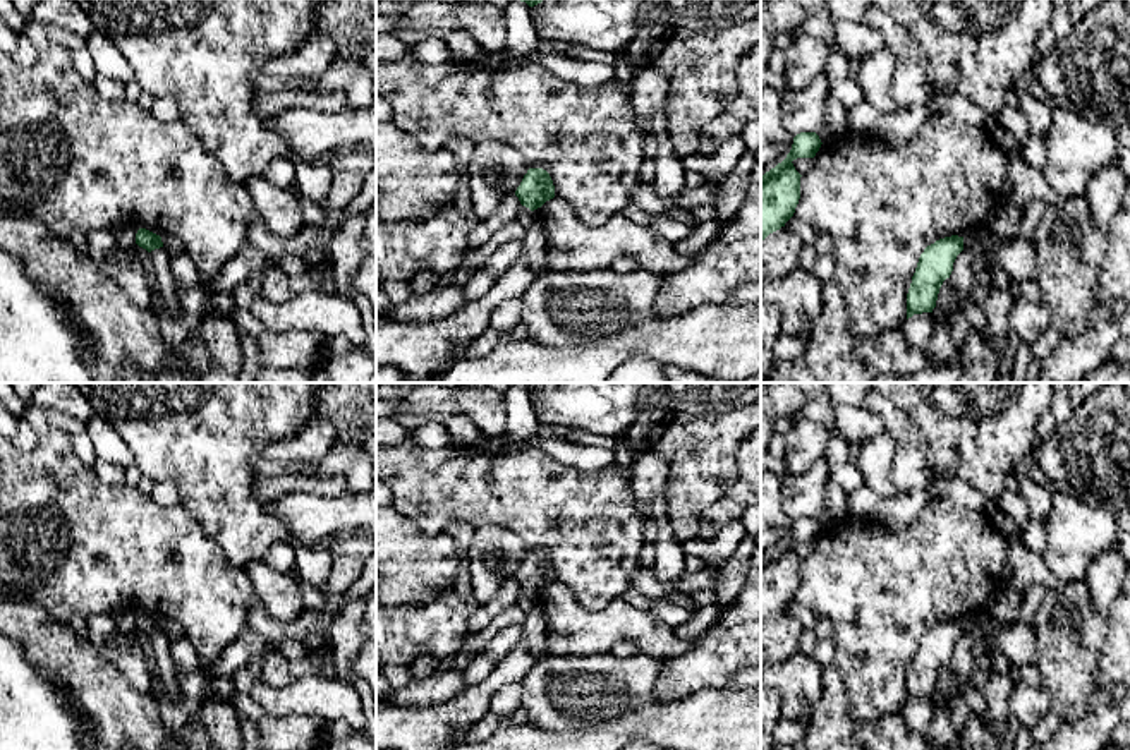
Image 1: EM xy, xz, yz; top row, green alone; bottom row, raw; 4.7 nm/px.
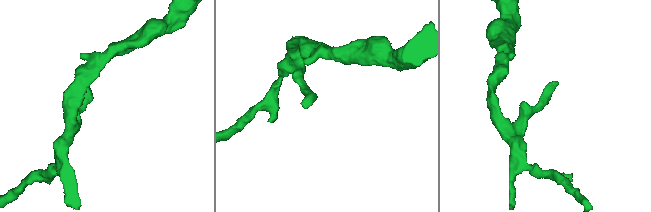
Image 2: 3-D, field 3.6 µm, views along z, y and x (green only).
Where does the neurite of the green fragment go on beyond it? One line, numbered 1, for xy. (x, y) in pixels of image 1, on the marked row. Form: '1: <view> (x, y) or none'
1: none

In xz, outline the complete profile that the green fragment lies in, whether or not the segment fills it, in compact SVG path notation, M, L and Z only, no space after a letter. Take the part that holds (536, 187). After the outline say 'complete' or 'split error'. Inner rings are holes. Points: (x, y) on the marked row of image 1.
M529 168L515 191L520 204L531 211L541 208L555 197L555 185L550 173L543 168Z; complete

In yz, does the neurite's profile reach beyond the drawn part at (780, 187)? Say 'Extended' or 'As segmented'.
As segmented

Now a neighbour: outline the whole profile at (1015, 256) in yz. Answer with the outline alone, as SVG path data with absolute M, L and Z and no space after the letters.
M982 227L963 237L963 249L986 251L1013 285L1037 278L1036 245L1030 240L1020 237L999 239L987 227Z

